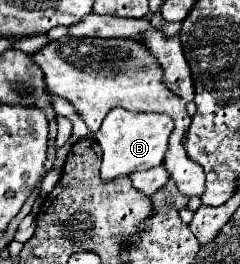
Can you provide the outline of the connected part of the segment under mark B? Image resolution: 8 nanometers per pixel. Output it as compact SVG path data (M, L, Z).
M112 109L94 139L102 147L102 181L114 181L116 177L128 177L136 171L146 171L162 165L168 151L168 137L174 129L174 121L160 113L132 113L126 109Z

